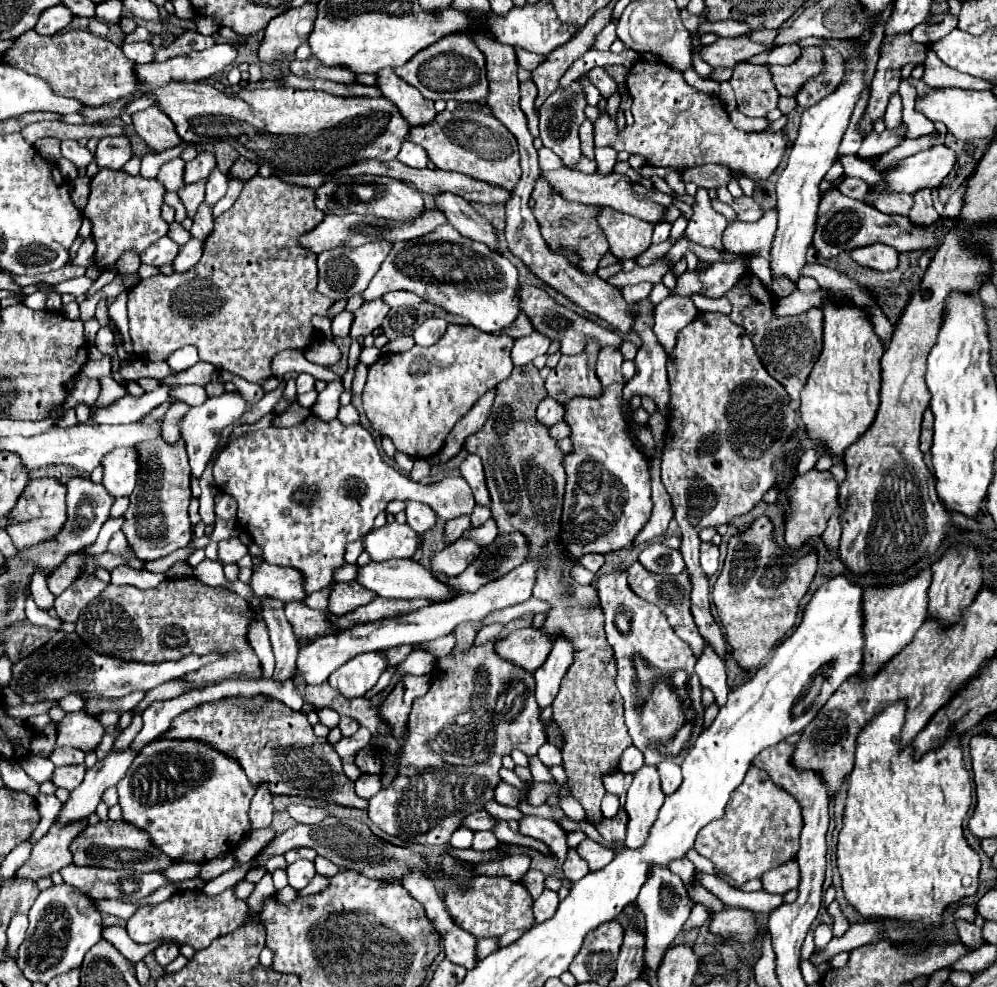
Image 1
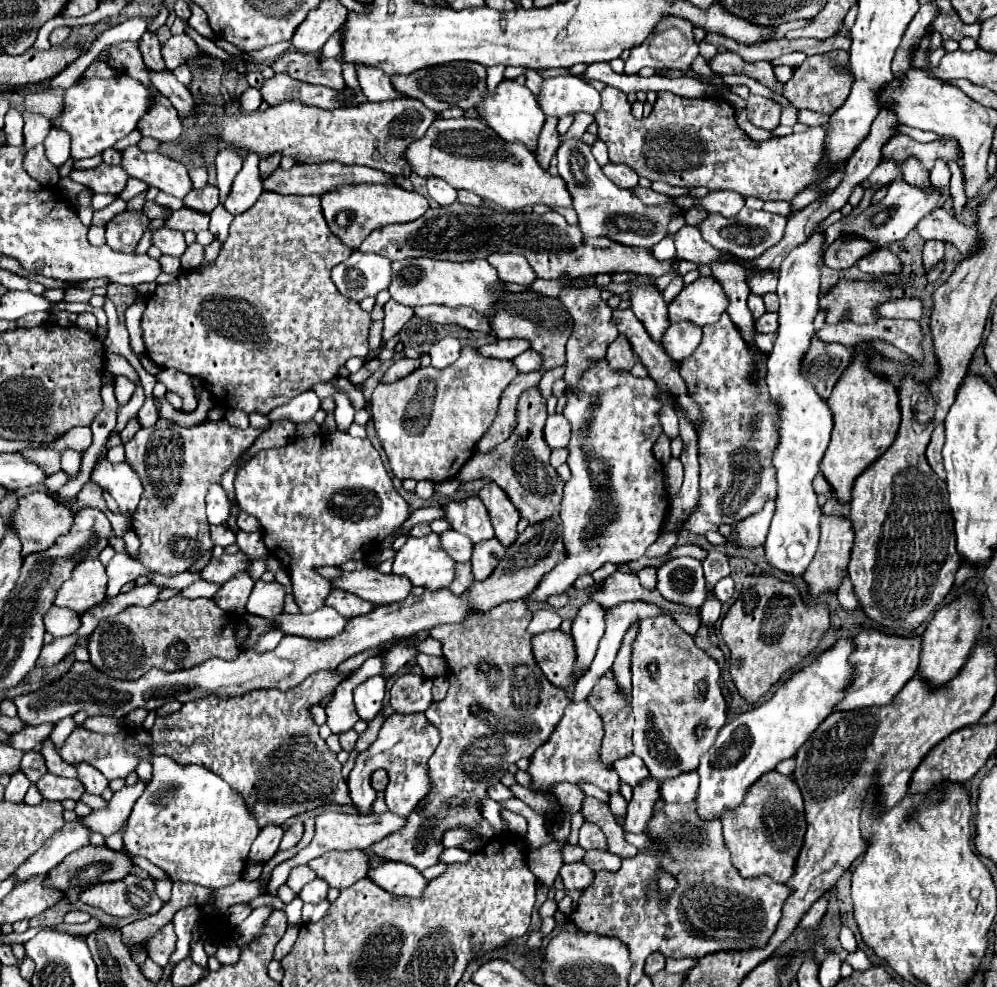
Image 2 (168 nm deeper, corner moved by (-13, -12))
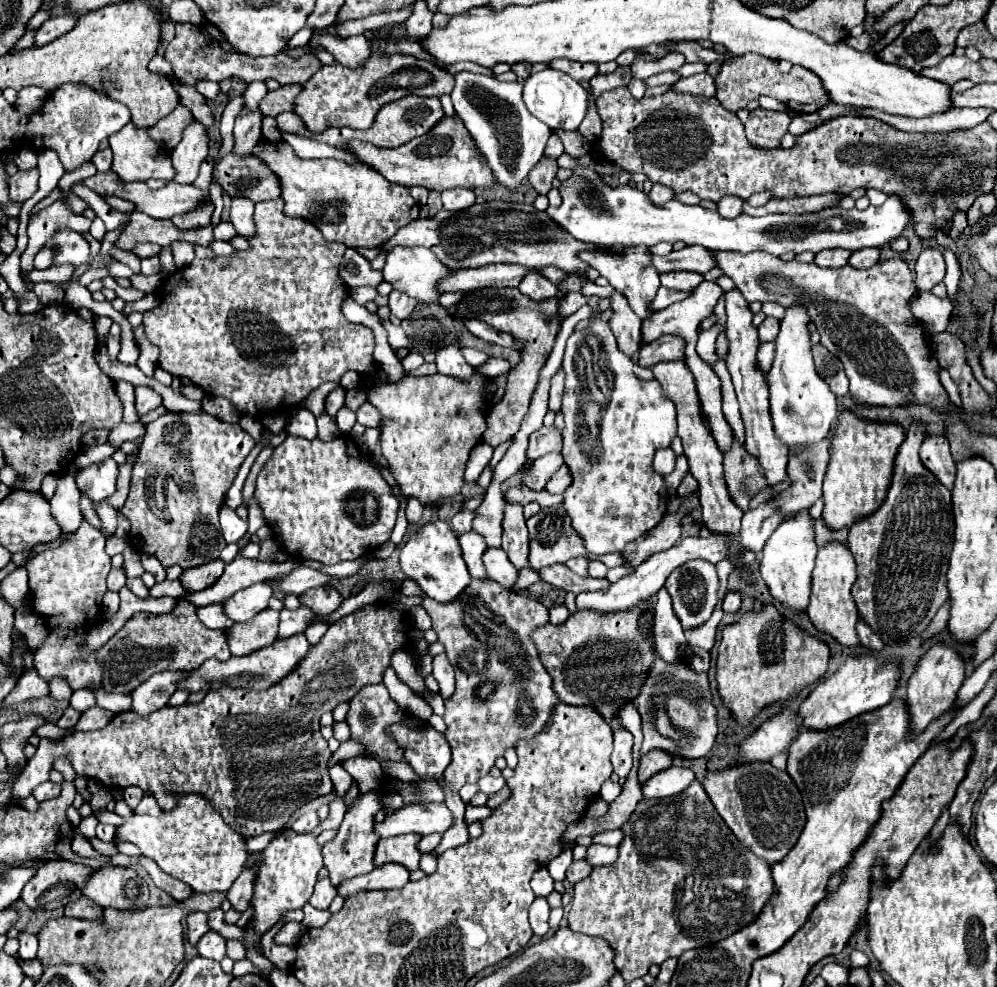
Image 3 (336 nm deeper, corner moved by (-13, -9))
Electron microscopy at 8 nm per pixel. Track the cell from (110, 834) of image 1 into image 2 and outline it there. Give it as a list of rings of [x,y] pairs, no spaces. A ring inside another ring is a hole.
[[[88,844],[88,846],[72,852],[72,856],[68,856],[68,860],[64,860],[56,868],[52,868],[52,872],[48,872],[46,884],[62,890],[70,902],[76,902],[78,894],[84,888],[90,888],[92,884],[102,882],[102,880],[94,880],[94,878],[110,878],[110,880],[118,878],[120,880],[120,878],[126,878],[132,868],[134,868],[132,858],[124,850],[118,850],[116,852],[116,850],[110,850],[106,846],[90,846]]]

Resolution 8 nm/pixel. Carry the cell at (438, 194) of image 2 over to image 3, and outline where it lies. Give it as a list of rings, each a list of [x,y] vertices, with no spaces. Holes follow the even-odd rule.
[[[446,189],[442,193],[442,203],[446,211],[458,213],[472,207],[476,203],[476,195],[472,189]]]

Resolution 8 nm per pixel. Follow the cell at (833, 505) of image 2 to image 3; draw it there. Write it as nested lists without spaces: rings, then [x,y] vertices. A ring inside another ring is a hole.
[[[816,519],[814,521],[814,531],[816,531],[816,545],[818,547],[824,547],[826,543],[830,541],[840,541],[848,547],[846,543],[846,537],[848,537],[848,529],[840,529],[840,531],[830,531],[822,519]]]

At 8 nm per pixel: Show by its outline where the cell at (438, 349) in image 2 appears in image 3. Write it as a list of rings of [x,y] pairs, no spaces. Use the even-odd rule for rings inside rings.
[[[446,345],[444,349],[440,349],[436,353],[436,365],[438,365],[438,373],[446,375],[446,377],[456,377],[460,381],[470,381],[472,379],[472,369],[462,353],[460,353],[460,347],[458,345]]]

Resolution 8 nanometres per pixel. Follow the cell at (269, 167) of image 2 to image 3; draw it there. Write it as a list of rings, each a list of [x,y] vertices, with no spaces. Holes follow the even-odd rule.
[[[264,117],[262,135],[264,135],[264,139],[266,139],[266,141],[272,141],[272,143],[276,143],[276,141],[280,141],[280,139],[282,139],[282,137],[280,137],[280,129],[278,129],[278,125],[276,125],[276,119],[274,119],[274,117]]]

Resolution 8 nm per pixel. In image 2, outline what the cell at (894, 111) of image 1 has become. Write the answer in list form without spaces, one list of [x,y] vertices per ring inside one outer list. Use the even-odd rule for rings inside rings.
[[[910,156],[910,158],[906,158],[906,160],[902,162],[900,172],[902,172],[902,178],[904,178],[906,182],[912,182],[914,186],[920,186],[920,188],[924,188],[924,190],[931,184],[930,180],[928,180],[928,172],[924,170],[922,162],[920,162],[918,158],[914,158],[914,156]]]

